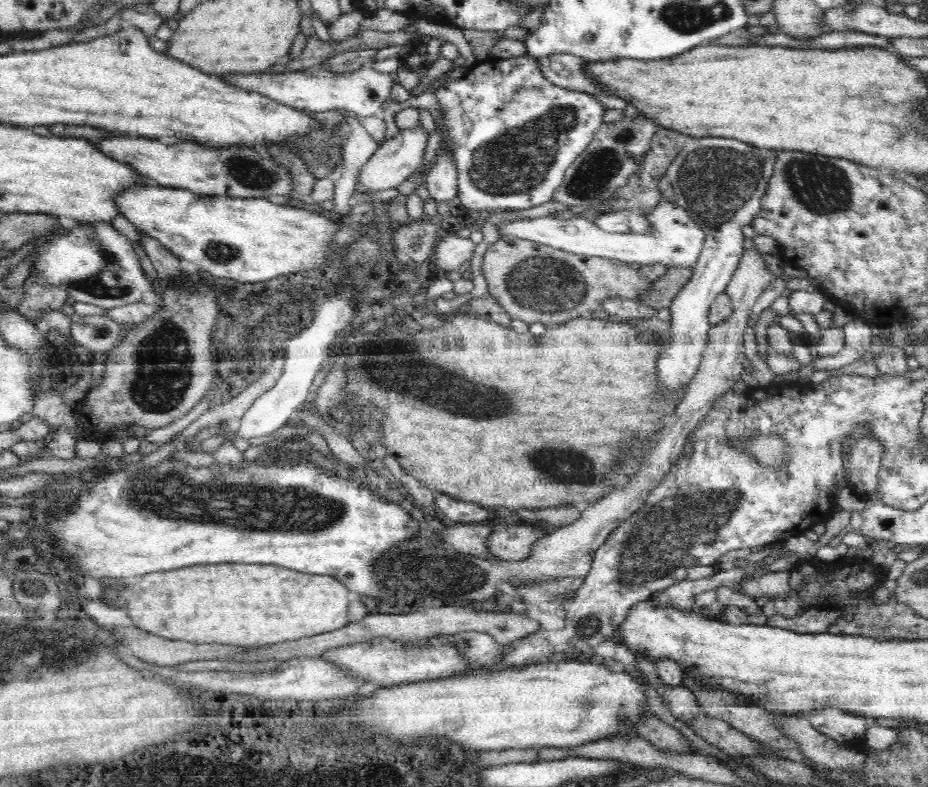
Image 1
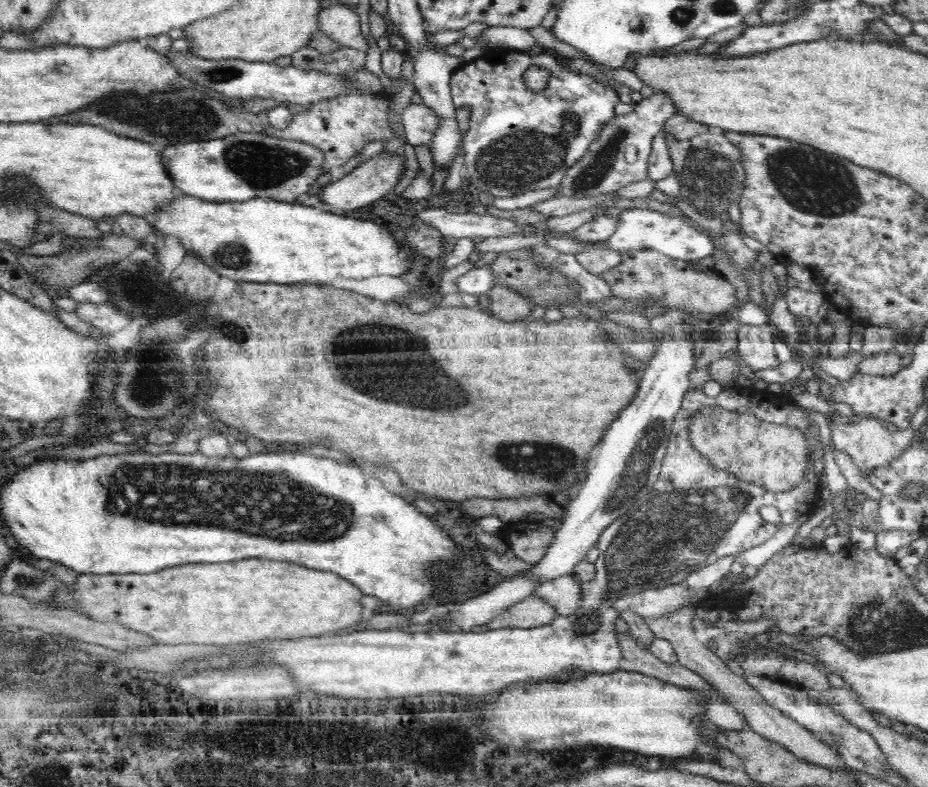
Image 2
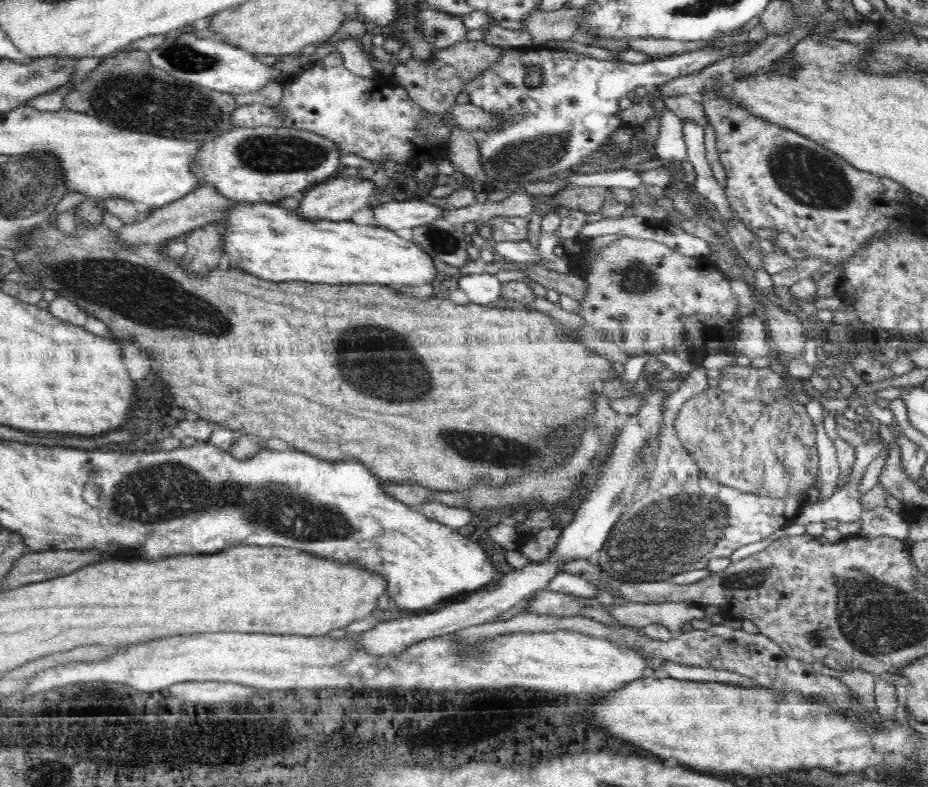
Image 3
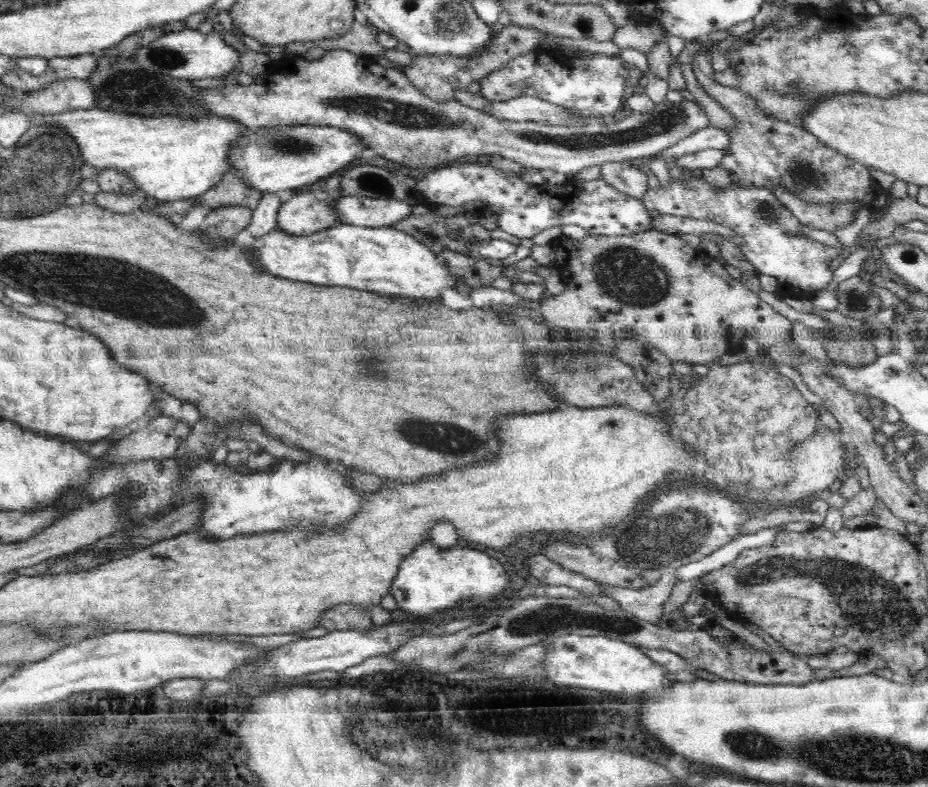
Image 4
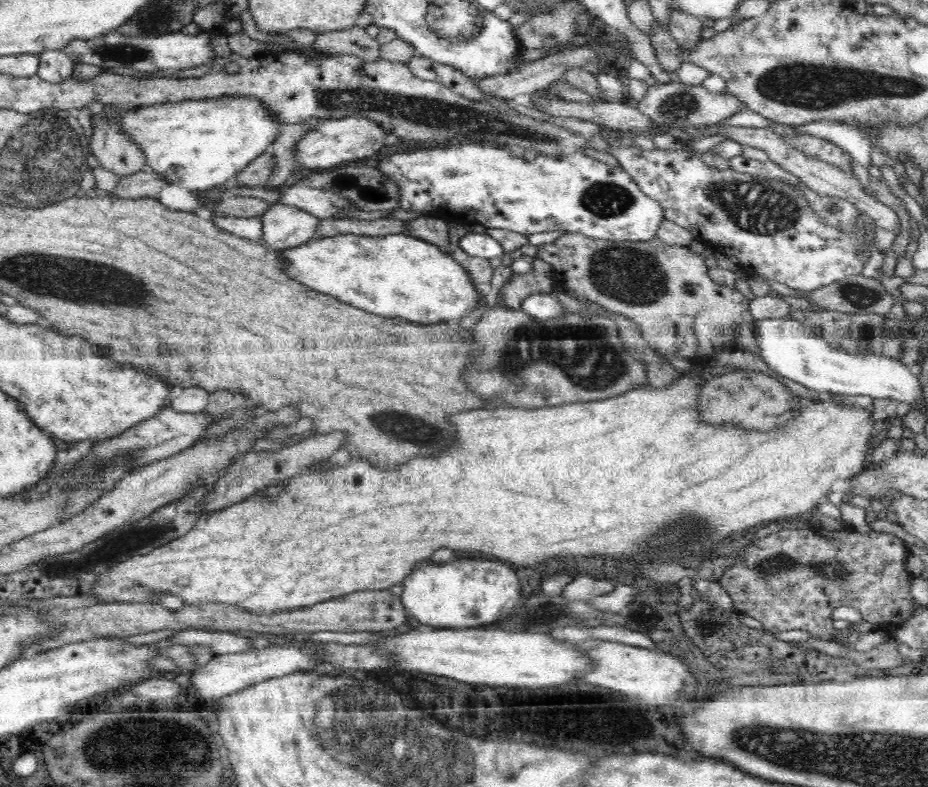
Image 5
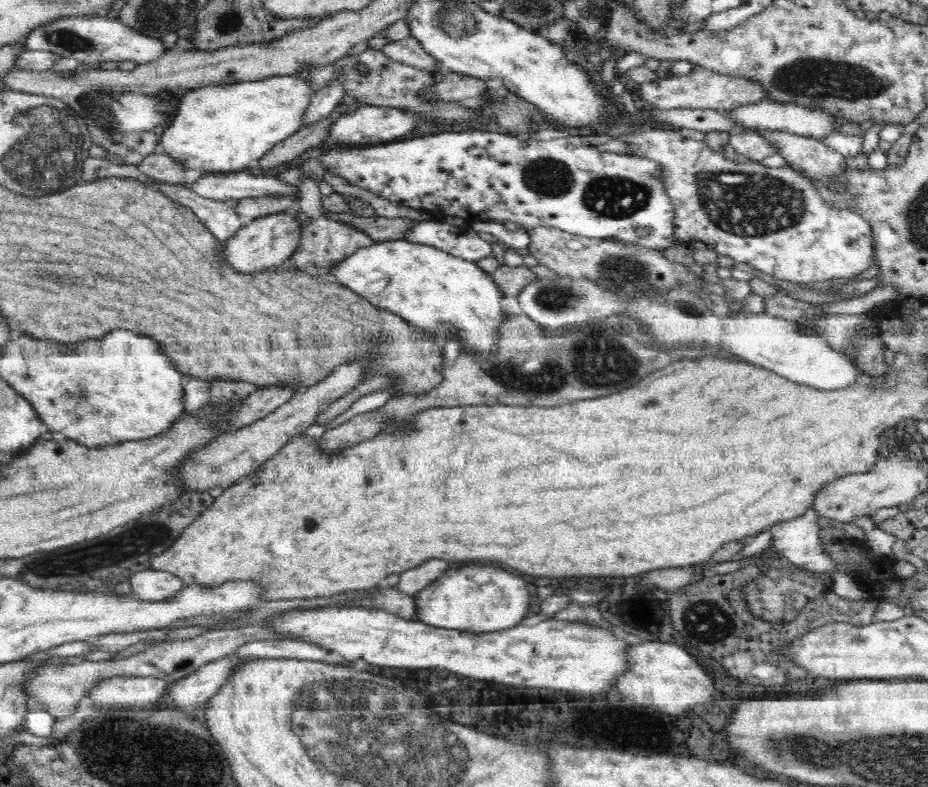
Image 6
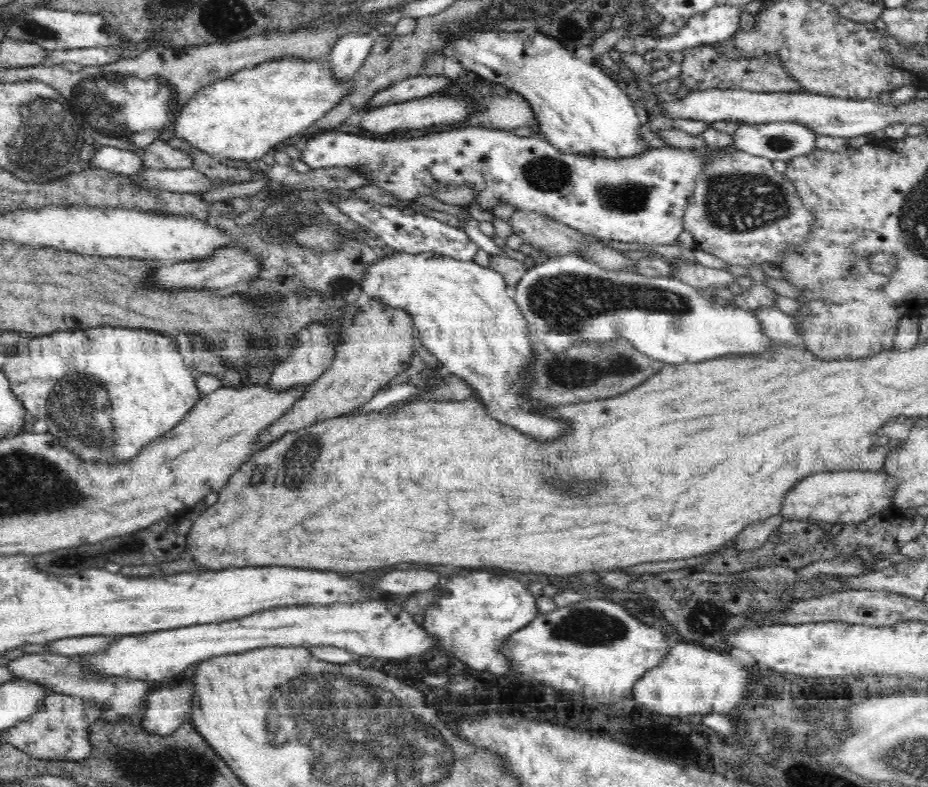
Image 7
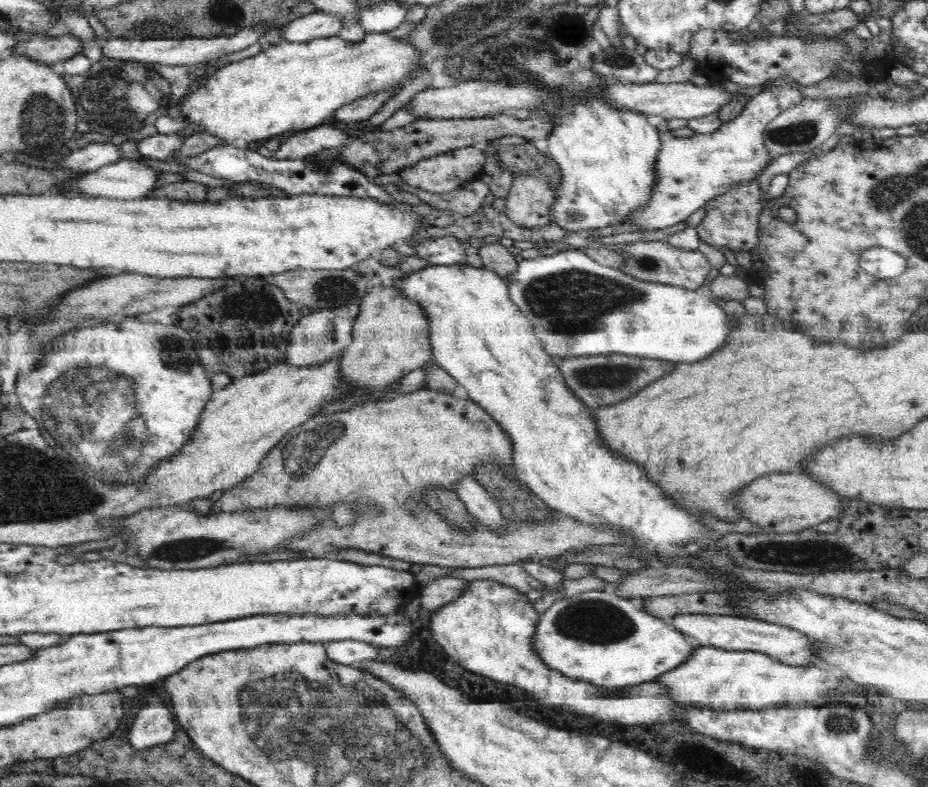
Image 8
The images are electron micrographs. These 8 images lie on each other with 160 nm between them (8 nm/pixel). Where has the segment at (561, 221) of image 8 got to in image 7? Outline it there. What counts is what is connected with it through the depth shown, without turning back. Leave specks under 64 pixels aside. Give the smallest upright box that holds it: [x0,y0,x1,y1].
[443,30,647,159]

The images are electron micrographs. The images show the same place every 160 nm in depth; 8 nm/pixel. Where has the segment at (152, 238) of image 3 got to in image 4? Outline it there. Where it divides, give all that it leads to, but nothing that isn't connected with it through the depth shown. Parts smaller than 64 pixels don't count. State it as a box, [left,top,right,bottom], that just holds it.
[198,171,261,211]

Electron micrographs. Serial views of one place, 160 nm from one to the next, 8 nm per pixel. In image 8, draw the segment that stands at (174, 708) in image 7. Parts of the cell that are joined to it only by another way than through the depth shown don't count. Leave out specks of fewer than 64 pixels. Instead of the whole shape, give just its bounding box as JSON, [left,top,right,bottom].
[128,696,180,750]

